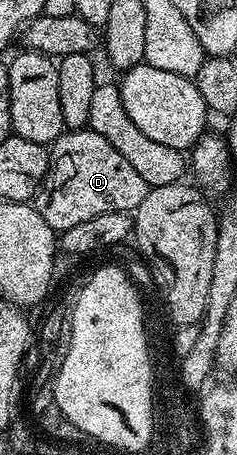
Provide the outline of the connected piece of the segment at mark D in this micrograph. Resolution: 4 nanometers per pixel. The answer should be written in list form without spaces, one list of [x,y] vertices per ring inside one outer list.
[[[90,127],[64,131],[63,134],[52,141],[49,146],[51,166],[43,177],[43,183],[39,186],[37,196],[33,204],[39,210],[39,214],[49,223],[49,227],[56,231],[62,231],[69,227],[77,227],[77,223],[85,223],[85,219],[94,219],[96,215],[105,215],[105,211],[121,211],[131,213],[146,197],[149,186],[137,170],[124,159],[117,147],[112,147],[102,135],[97,135]]]

